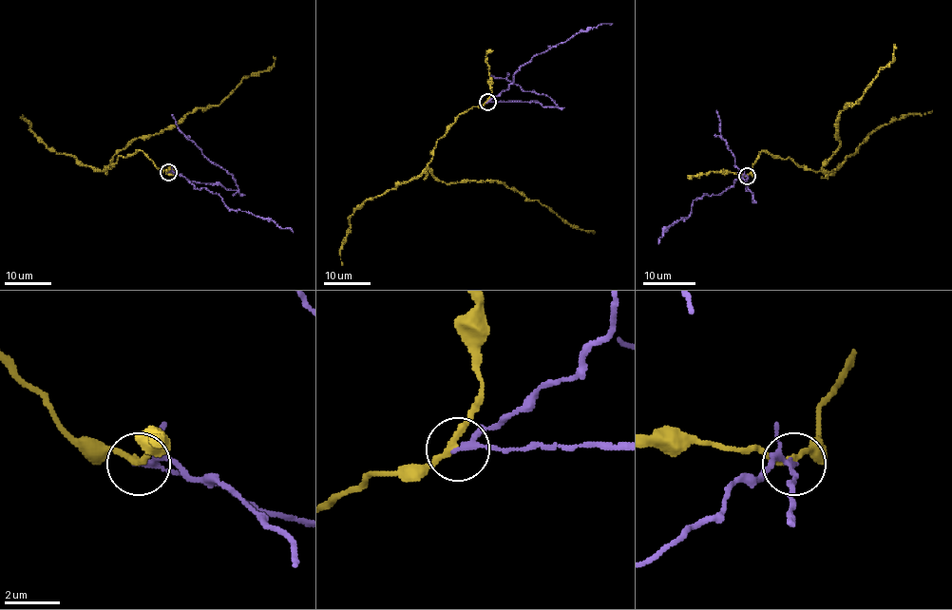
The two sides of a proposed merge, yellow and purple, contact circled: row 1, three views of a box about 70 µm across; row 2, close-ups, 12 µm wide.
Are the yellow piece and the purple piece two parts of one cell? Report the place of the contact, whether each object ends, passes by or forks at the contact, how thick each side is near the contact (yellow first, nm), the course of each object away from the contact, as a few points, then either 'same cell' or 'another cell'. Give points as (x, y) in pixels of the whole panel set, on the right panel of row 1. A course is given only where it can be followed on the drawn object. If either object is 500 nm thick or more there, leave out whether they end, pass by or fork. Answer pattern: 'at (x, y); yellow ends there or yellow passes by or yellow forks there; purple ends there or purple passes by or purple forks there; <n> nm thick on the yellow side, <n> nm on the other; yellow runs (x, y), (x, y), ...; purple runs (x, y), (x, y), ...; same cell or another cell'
at (747, 176); yellow passes by; purple forks there; 200 nm thick on the yellow side, 140 nm on the other; yellow runs (747, 177), (761, 151), (818, 171), (838, 150), (837, 116), (858, 100), (892, 60), (895, 44); purple runs (747, 177), (747, 188), (753, 196), (720, 134), (716, 110); another cell

